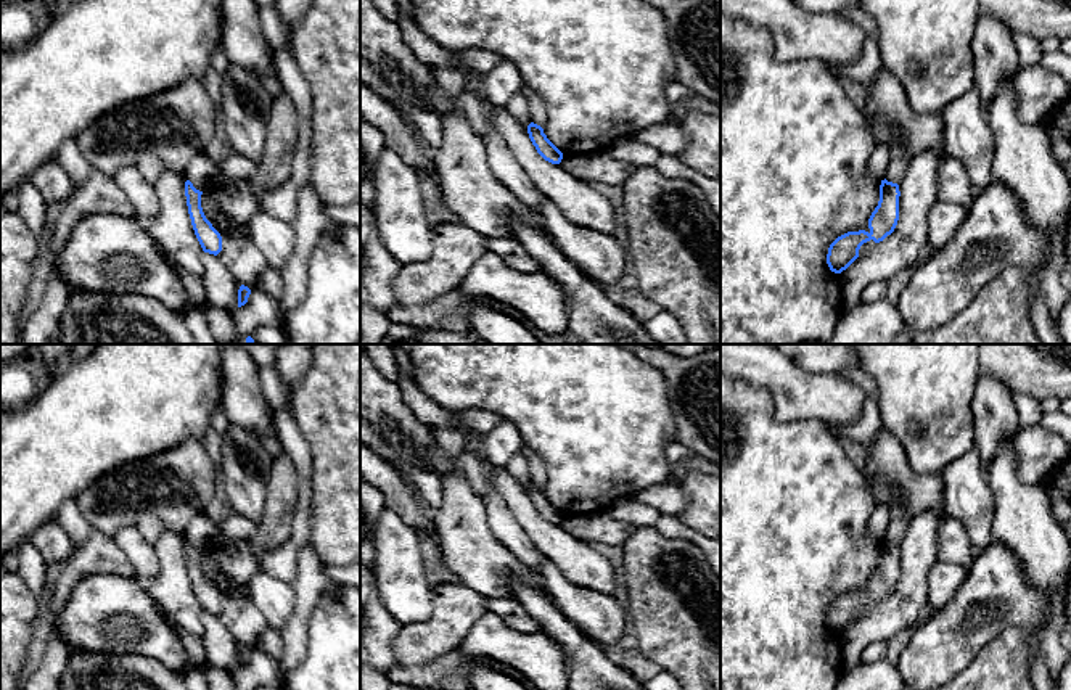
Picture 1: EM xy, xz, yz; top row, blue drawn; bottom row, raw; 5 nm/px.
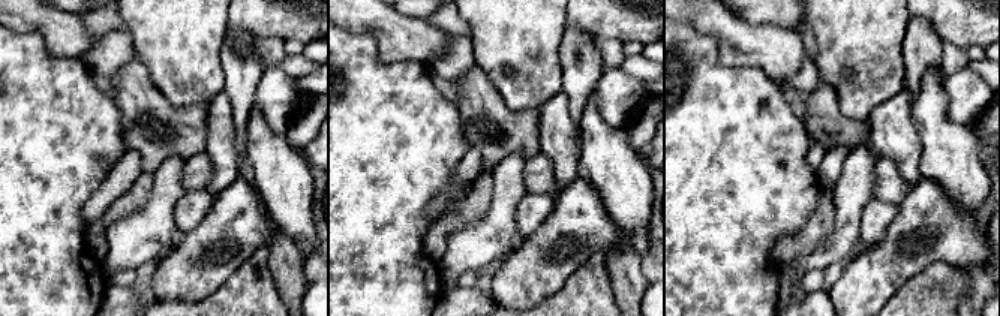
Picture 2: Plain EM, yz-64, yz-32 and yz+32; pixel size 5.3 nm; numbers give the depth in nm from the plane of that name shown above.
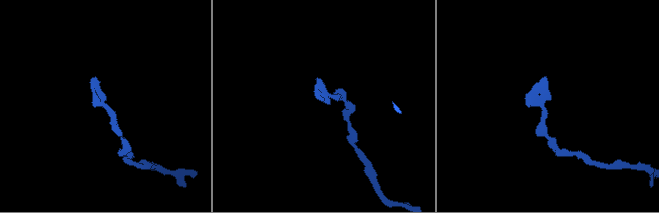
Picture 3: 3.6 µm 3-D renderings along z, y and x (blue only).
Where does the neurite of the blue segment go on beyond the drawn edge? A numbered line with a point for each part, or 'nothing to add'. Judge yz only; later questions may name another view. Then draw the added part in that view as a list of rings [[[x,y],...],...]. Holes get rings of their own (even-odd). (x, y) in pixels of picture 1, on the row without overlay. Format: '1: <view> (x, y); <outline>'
nothing to add

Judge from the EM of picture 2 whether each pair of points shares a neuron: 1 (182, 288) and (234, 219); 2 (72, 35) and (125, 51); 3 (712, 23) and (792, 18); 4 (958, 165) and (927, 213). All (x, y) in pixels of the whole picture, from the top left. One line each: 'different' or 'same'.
1: same
2: different
3: different
4: different

